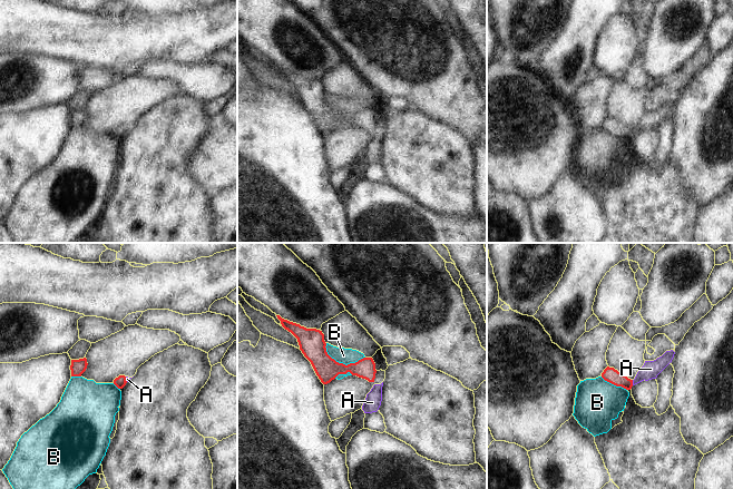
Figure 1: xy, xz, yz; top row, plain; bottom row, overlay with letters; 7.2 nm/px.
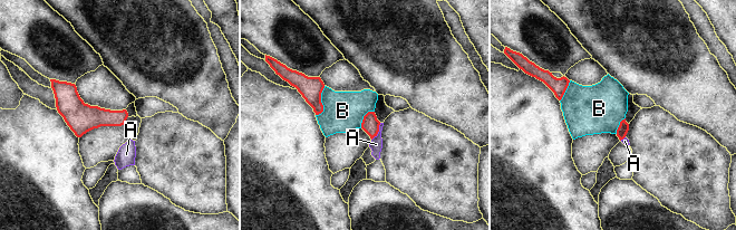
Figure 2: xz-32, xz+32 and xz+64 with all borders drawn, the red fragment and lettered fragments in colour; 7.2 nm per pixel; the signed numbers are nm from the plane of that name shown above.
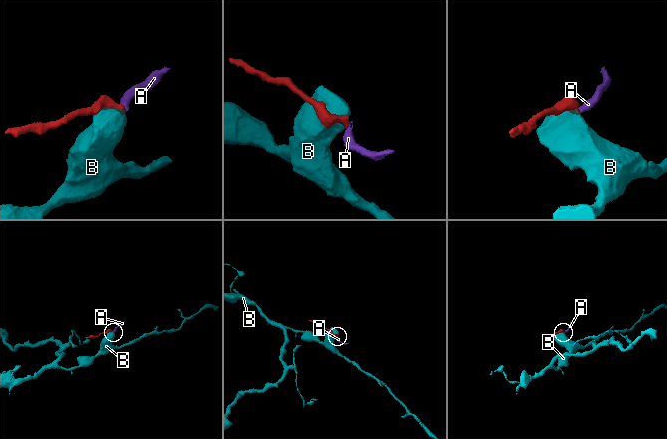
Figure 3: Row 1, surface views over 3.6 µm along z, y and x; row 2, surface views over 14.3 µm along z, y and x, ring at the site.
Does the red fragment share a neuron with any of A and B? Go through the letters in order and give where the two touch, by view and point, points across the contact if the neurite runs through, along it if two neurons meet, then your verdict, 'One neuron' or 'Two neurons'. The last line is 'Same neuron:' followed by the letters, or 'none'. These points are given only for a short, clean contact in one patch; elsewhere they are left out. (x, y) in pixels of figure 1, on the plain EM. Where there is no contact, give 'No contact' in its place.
A: Touches red at yz (632, 133). Path across: yz (609, 125), (625, 133), (632, 133), (651, 119). One neuron
B: Touches red at xz (342, 114). Two neurons
Same neuron: A.

